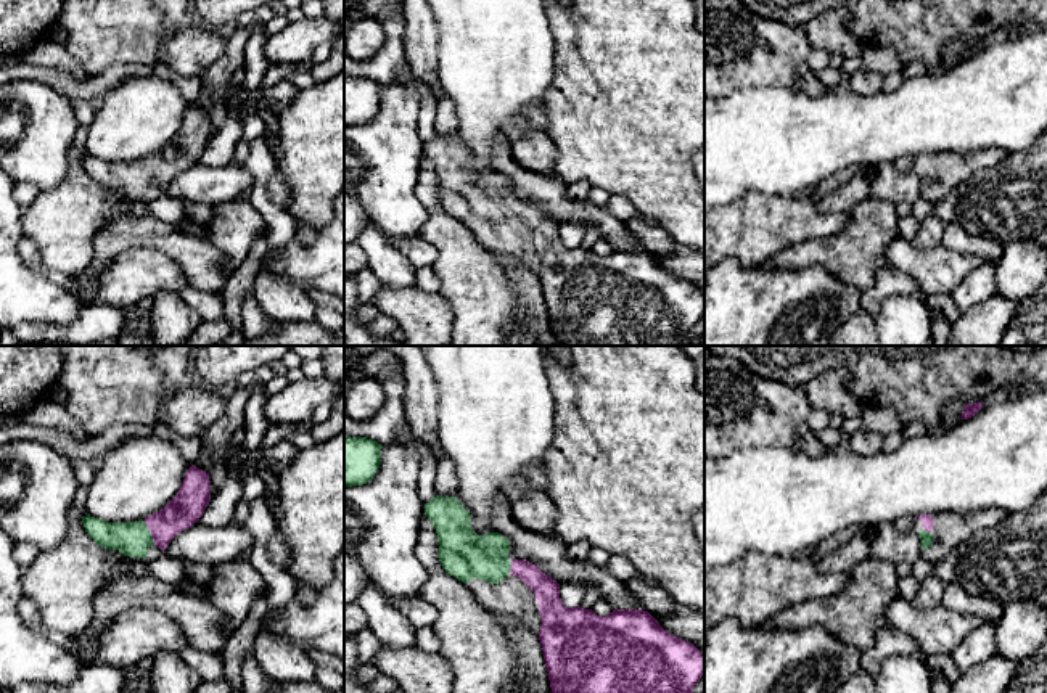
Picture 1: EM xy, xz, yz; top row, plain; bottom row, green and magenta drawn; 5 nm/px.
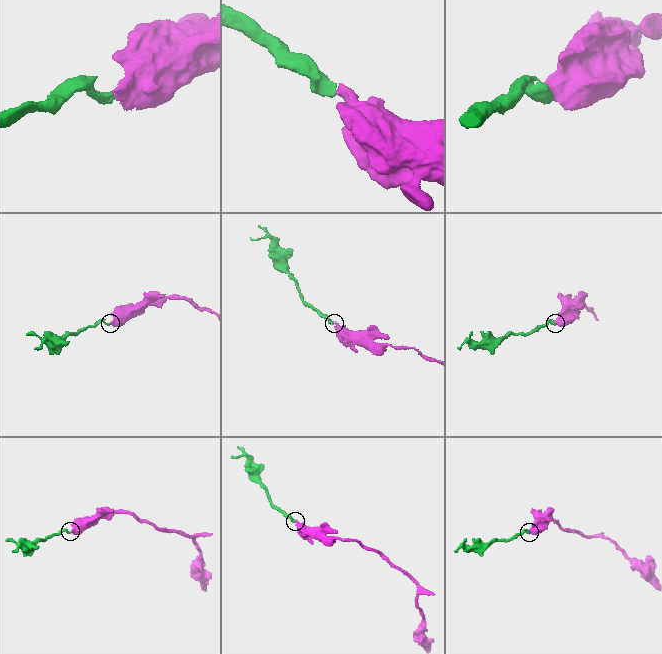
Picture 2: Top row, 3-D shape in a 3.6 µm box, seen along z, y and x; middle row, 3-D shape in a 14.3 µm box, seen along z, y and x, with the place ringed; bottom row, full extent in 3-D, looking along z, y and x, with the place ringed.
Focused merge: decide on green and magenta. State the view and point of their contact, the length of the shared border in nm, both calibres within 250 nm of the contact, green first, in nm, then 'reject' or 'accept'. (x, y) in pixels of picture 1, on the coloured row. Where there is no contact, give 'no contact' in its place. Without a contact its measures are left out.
xy (150, 533) | 130 nm | 180/170 nm | accept

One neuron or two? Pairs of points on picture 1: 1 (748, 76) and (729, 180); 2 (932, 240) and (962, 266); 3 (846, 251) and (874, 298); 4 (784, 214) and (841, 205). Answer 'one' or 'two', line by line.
1: two
2: two
3: two
4: two

